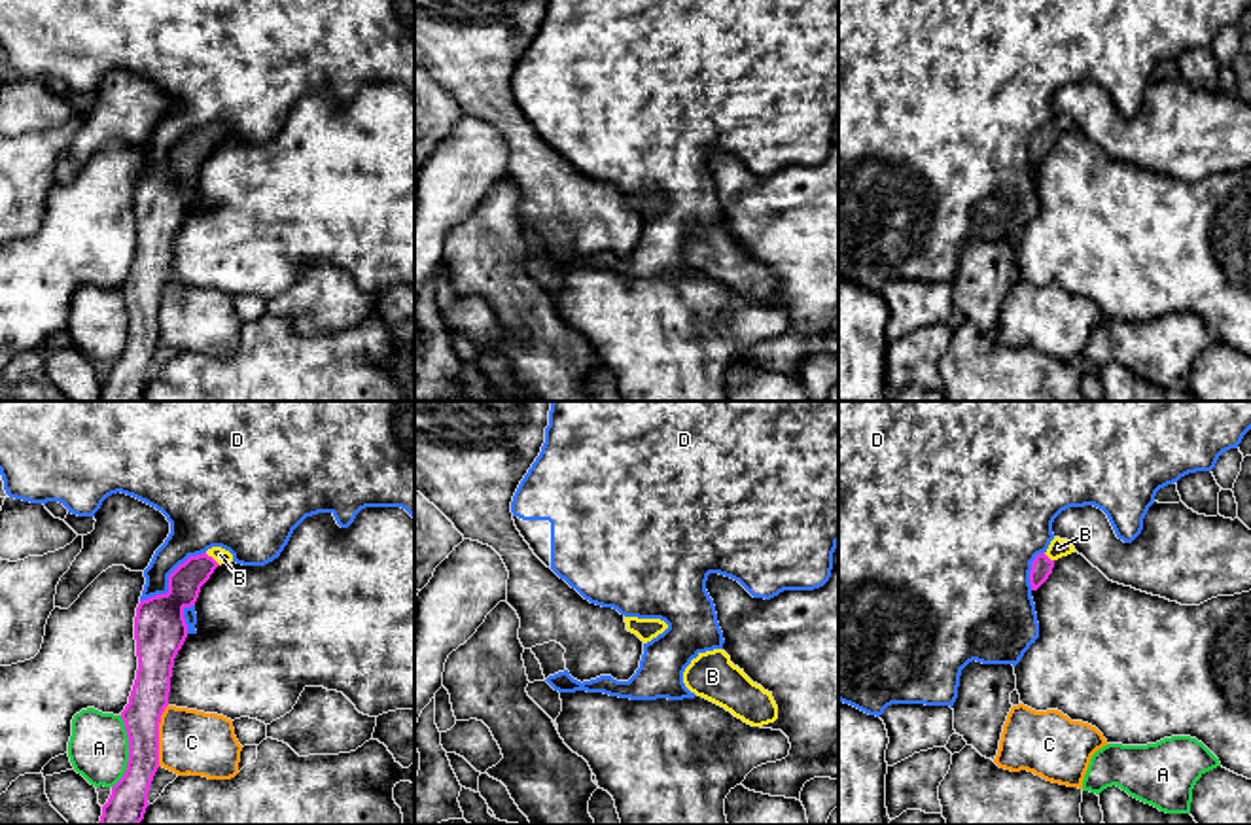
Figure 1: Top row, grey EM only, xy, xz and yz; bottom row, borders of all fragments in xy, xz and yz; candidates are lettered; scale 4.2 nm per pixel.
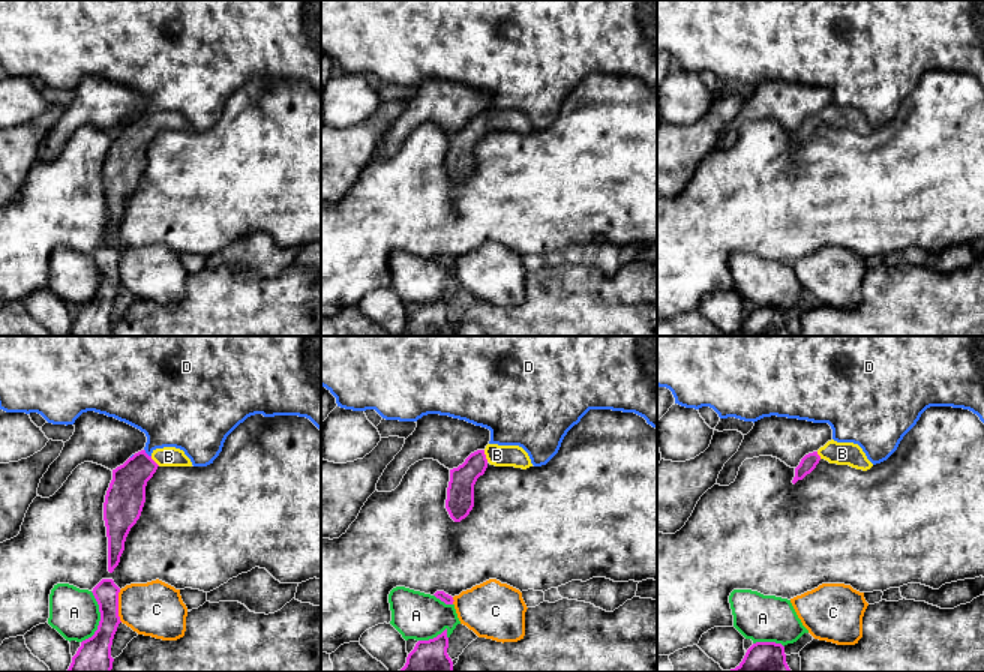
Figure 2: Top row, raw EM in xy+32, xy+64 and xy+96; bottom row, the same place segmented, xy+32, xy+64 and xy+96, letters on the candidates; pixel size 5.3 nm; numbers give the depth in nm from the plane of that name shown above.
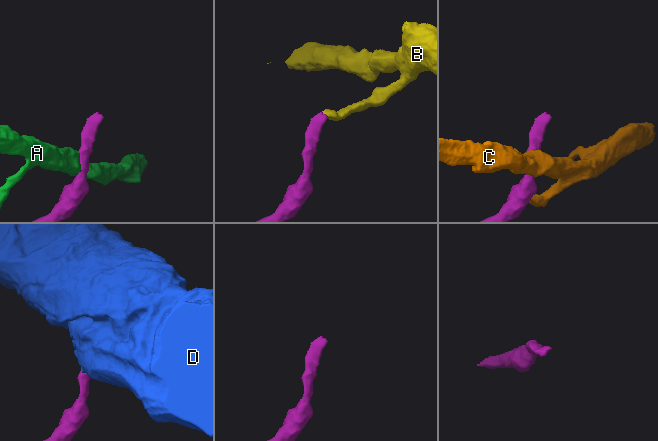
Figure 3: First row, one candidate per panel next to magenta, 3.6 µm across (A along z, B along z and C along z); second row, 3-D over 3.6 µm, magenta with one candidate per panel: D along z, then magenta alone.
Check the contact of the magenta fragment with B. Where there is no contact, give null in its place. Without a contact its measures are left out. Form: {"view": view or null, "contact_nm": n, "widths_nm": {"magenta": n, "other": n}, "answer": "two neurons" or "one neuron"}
{"view": "xy", "contact_nm": 90, "widths_nm": {"magenta": 140, "other": 70}, "answer": "one neuron"}

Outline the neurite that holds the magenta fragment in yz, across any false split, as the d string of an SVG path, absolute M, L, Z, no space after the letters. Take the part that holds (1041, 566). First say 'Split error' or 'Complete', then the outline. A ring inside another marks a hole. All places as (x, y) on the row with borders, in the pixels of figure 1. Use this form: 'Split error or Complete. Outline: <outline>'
Split error. Outline: M1054 537L1048 549L1035 556L1030 571L1031 590L1037 590L1052 573L1054 562L1062 556L1075 553L1075 547L1067 539Z

